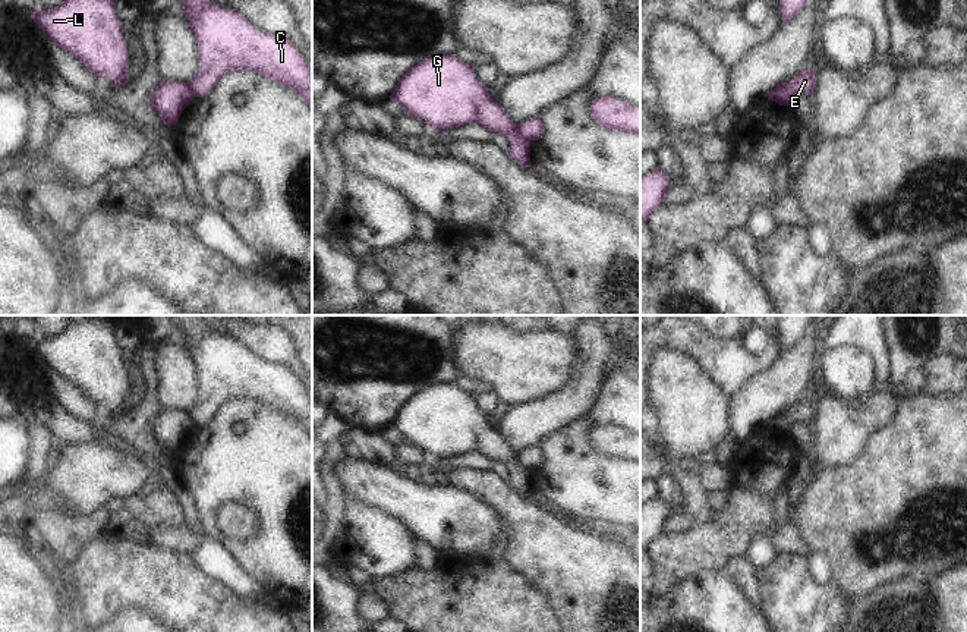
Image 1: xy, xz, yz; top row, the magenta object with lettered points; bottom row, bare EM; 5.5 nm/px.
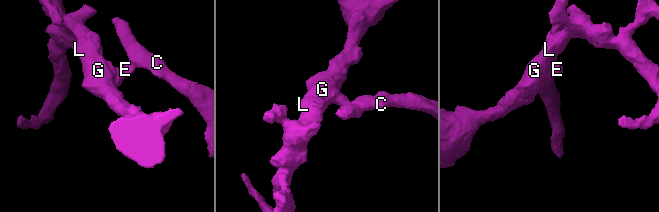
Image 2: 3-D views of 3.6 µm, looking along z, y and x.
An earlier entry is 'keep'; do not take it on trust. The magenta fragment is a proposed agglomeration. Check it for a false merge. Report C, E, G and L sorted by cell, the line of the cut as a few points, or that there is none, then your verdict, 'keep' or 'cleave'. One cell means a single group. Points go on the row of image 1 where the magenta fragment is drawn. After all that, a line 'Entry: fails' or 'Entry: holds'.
C / E G L | xz (516, 125), (520, 135), (528, 141) | cleave
Entry: fails

